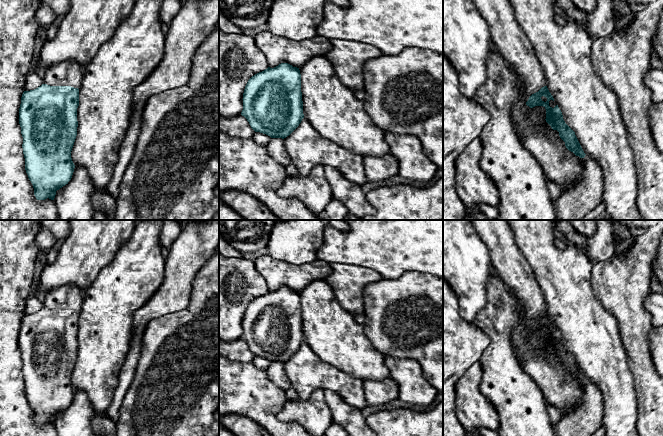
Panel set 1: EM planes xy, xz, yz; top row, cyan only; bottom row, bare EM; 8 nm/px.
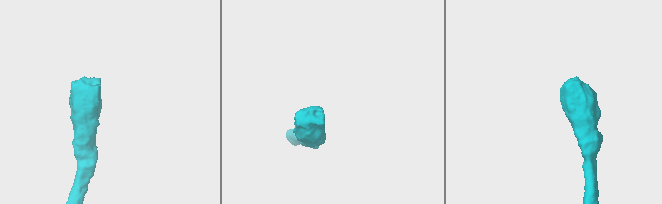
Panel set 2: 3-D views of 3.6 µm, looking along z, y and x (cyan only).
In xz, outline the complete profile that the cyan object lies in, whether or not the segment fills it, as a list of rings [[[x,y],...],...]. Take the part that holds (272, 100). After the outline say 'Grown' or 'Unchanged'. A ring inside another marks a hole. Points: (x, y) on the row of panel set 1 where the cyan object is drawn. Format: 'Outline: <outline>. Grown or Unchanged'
Outline: [[[281,63],[255,74],[248,80],[242,100],[241,115],[247,119],[255,132],[266,134],[271,138],[286,138],[304,118],[299,68]]]. Unchanged

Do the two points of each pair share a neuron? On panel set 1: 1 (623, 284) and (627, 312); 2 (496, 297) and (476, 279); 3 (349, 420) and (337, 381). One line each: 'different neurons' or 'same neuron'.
1: same neuron
2: different neurons
3: different neurons

